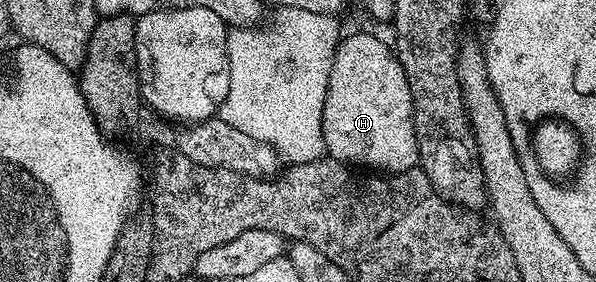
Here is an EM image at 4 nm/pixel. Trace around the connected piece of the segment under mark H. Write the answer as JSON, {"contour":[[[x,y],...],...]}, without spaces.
{"contour":[[[354,32],[343,35],[338,41],[334,50],[334,61],[328,78],[328,90],[324,102],[324,114],[322,115],[322,133],[324,134],[324,146],[326,147],[329,159],[341,160],[347,166],[357,166],[362,170],[373,170],[378,174],[393,174],[395,172],[409,172],[418,164],[418,139],[414,129],[414,103],[412,102],[412,90],[408,86],[408,78],[404,74],[404,66],[398,60],[395,49],[390,48],[378,36],[370,32]]]}

